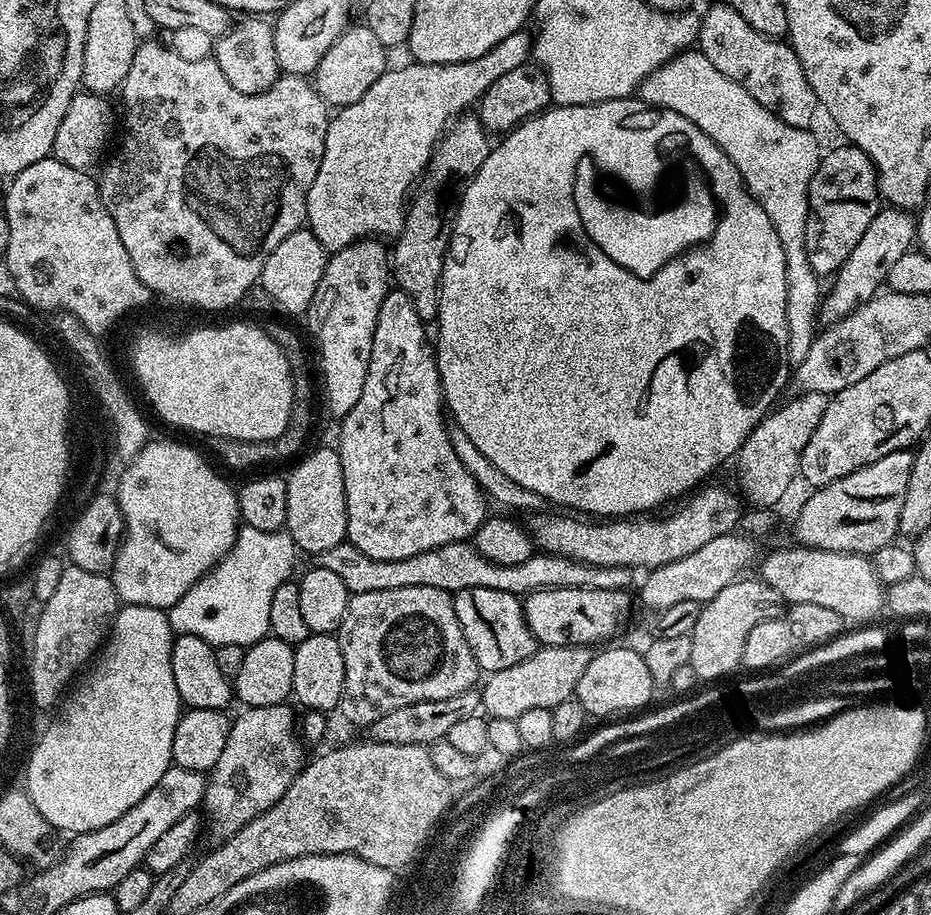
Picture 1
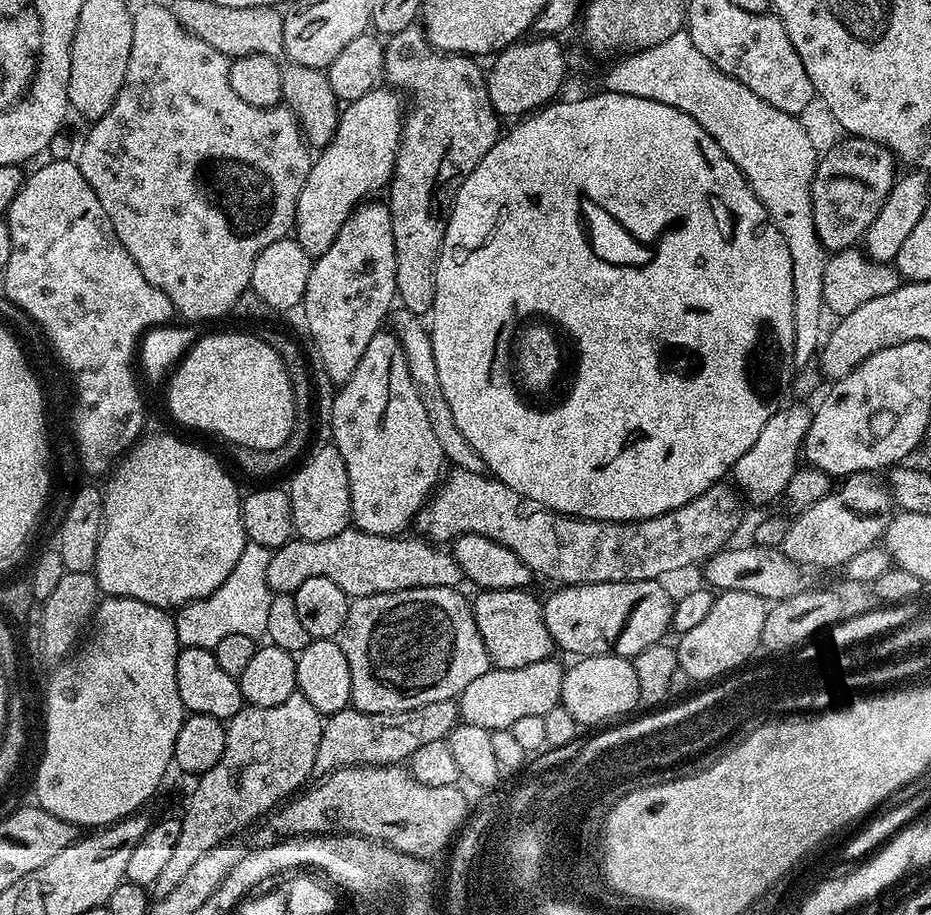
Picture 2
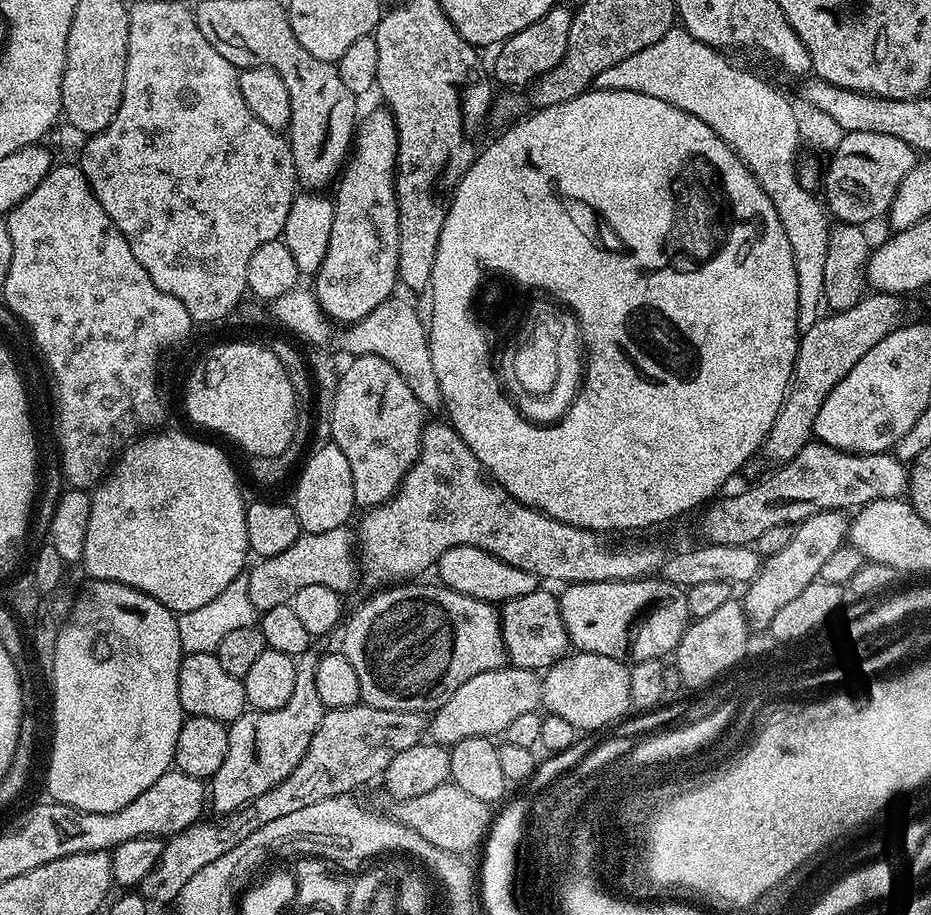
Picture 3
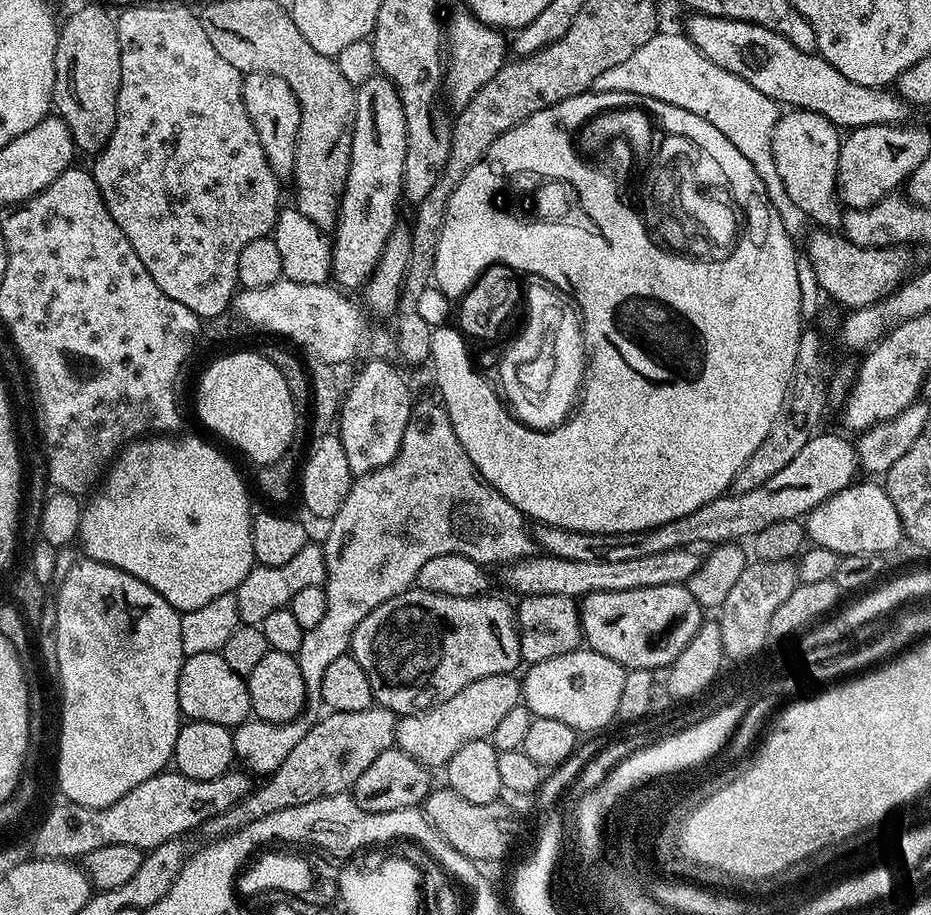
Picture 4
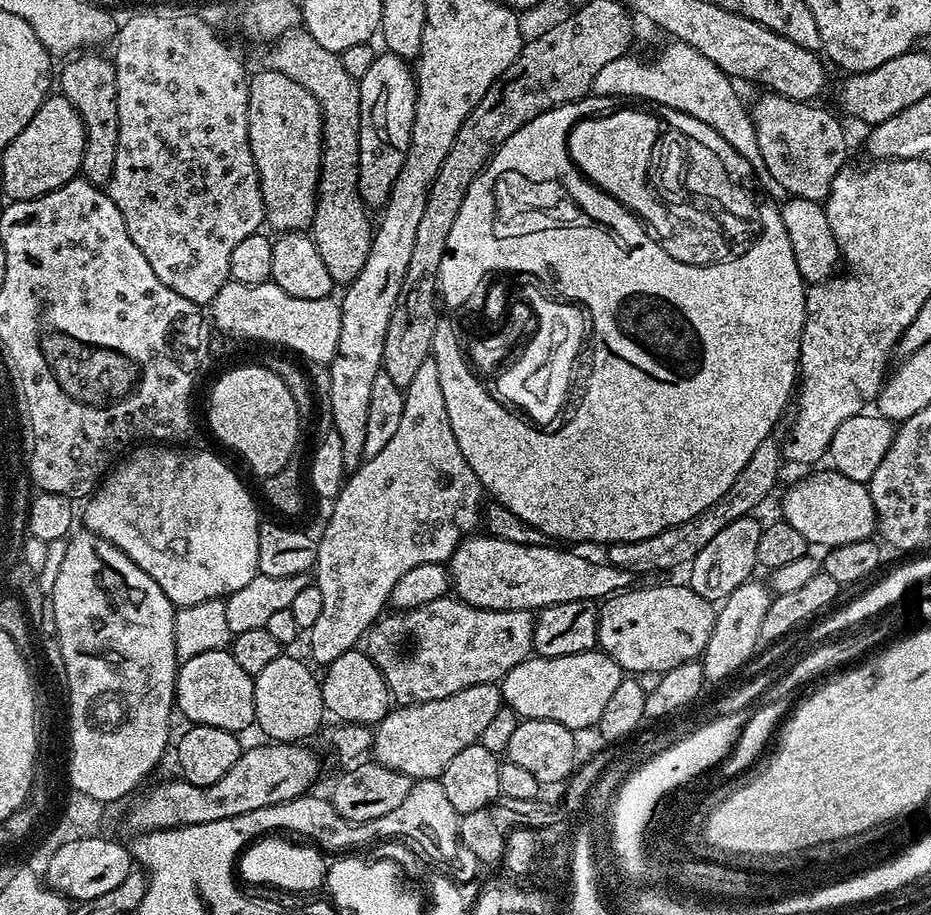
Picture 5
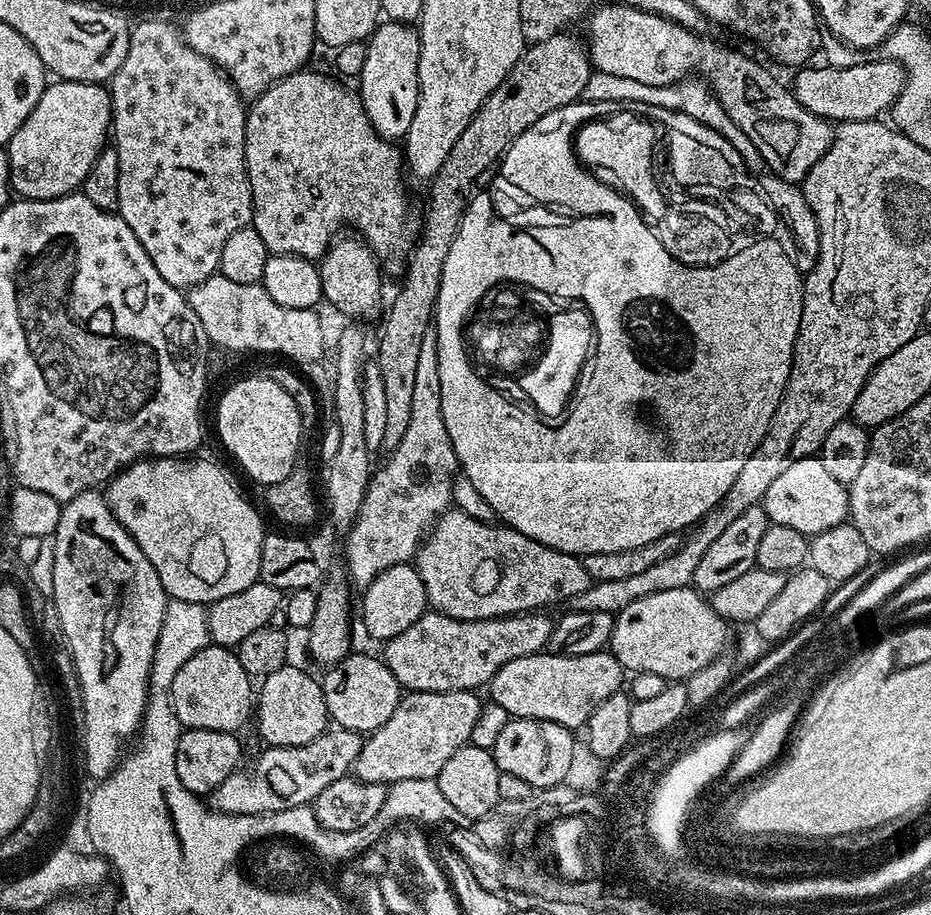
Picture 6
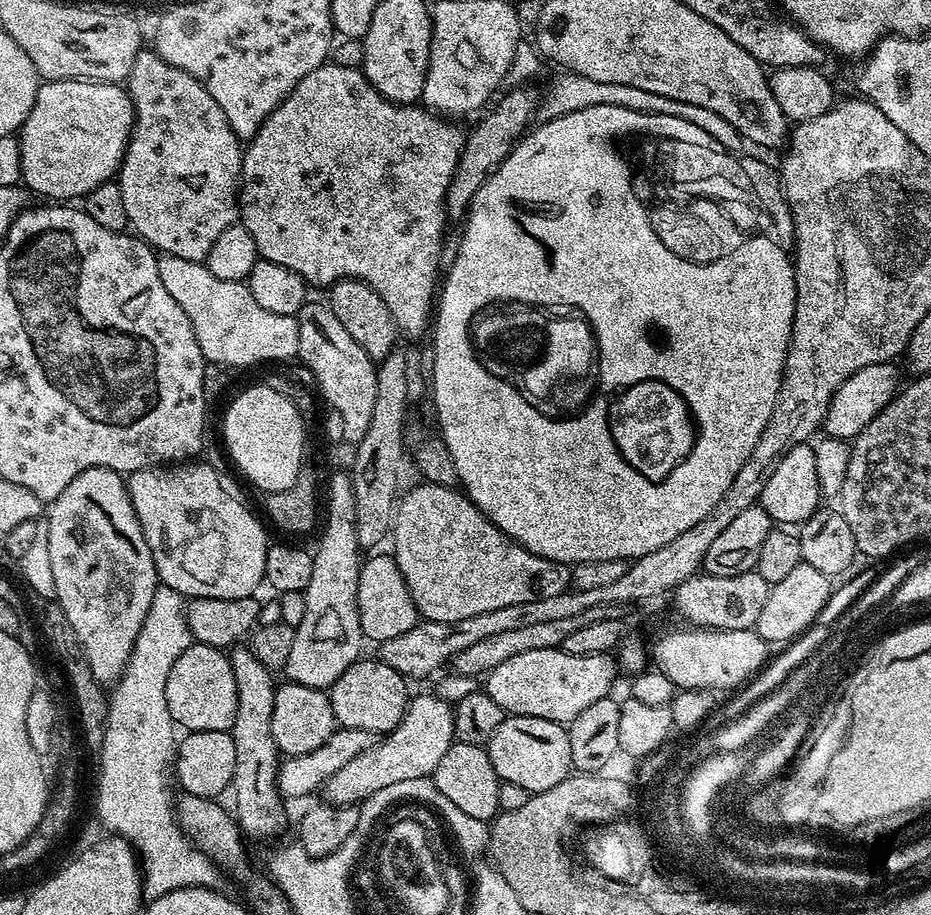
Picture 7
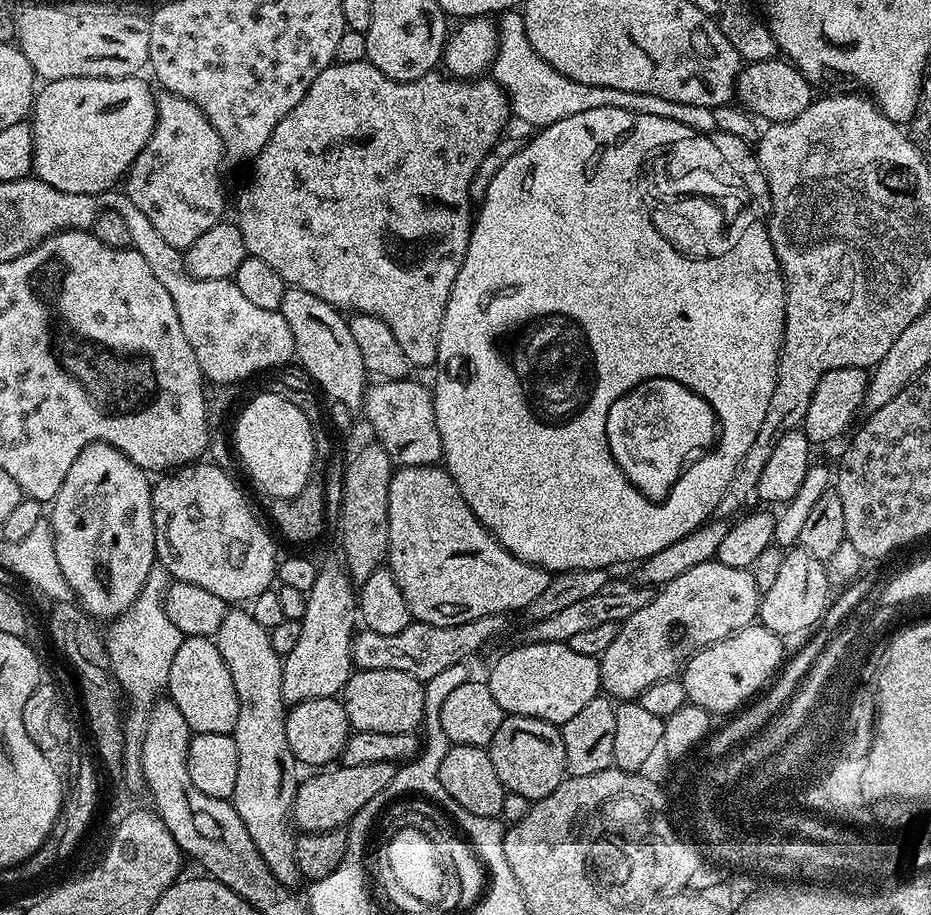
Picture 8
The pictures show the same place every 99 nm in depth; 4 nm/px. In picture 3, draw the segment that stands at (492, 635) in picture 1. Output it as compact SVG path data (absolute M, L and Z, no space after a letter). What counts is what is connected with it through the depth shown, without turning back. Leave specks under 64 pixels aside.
M537 590L530 594L522 594L522 598L506 600L499 609L507 663L513 668L525 668L537 674L543 673L551 664L558 663L570 652L557 593L544 591Z

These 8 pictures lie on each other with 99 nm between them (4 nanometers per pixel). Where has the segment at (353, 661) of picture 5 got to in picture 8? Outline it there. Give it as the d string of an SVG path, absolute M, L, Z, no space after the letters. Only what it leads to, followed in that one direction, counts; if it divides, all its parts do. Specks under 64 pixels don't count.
M356 670L346 682L342 693L342 703L346 714L348 715L348 723L357 732L365 732L366 730L374 730L377 734L402 734L403 732L416 732L424 723L424 686L421 681L414 679L410 674L402 674L402 670Z

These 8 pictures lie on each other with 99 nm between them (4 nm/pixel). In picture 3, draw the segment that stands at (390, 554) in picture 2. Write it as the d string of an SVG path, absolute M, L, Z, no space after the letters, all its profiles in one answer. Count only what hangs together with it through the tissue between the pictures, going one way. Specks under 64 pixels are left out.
M348 526L321 533L304 532L296 539L294 546L282 550L282 554L265 556L257 559L255 563L247 569L246 575L250 586L250 602L254 602L257 613L289 603L294 594L302 590L302 586L330 586L330 590L347 594L356 580L356 574L358 576L354 532Z

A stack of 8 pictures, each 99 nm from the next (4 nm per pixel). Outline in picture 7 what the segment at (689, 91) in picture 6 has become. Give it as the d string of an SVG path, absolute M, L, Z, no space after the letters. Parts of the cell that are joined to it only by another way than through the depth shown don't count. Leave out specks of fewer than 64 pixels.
M568 72L556 76L548 84L548 93L542 96L538 104L538 116L541 121L553 120L562 114L574 114L574 110L586 110L586 106L626 106L626 110L642 110L643 112L653 112L654 114L674 114L678 118L686 118L686 122L694 122L694 126L699 126L702 130L707 130L714 138L714 142L722 142L722 146L727 148L729 152L736 154L741 151L740 147L745 147L746 141L743 136L738 134L738 130L734 130L734 126L730 126L730 122L726 122L726 118L722 118L718 114L714 114L714 110L705 110L703 106L690 106L686 102L678 102L674 98L662 98L661 94L652 94L649 91L638 90L633 86L622 86L617 83L594 82L591 78L583 77L582 74Z

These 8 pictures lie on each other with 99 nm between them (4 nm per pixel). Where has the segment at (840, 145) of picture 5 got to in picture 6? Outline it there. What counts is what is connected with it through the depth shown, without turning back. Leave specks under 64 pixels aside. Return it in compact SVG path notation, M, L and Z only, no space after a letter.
M612 2L596 9L589 18L586 47L589 59L597 71L620 78L631 78L634 82L645 83L646 86L676 84L689 74L703 74L718 102L722 102L722 110L730 114L734 126L738 126L738 130L742 130L742 134L746 134L746 138L750 138L750 142L758 146L767 171L786 182L799 185L814 166L814 162L818 162L818 158L822 158L822 154L826 154L831 146L833 125L820 116L810 114L810 110L806 110L806 106L802 106L798 98L794 98L791 87L784 85L783 88L758 61L751 60L746 53L735 52L732 48L716 48L714 41L704 39L708 38L662 15Z

